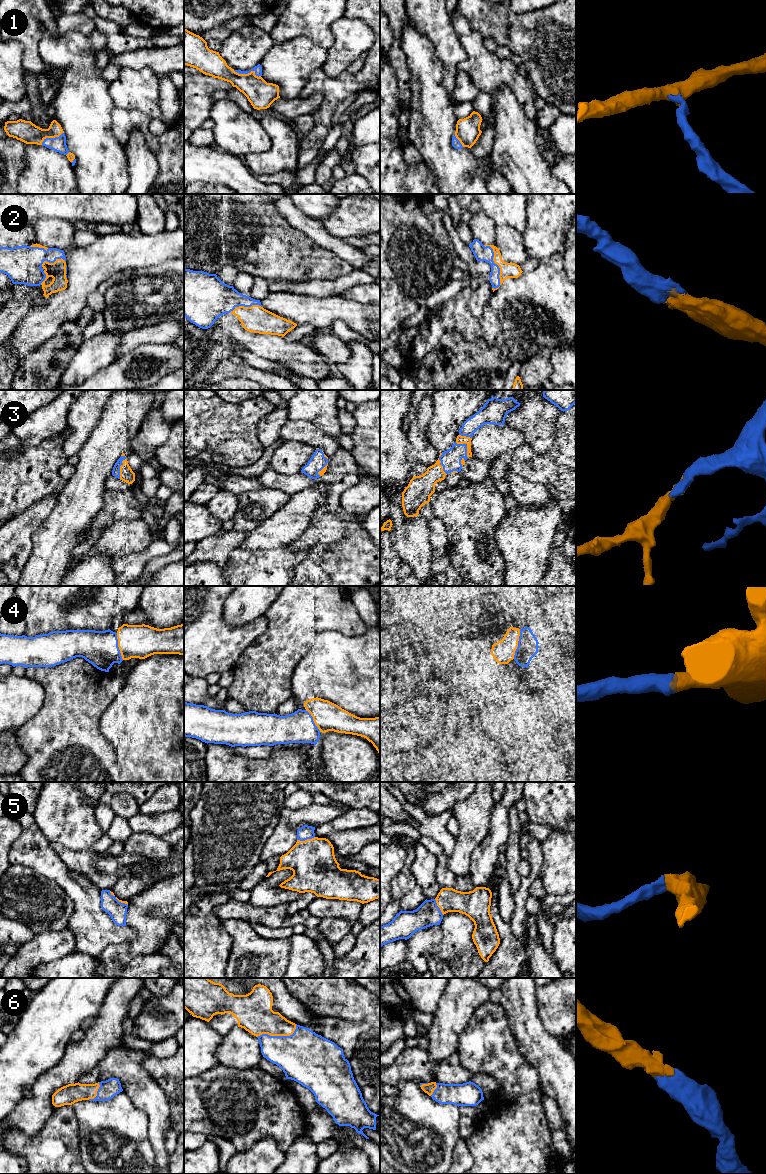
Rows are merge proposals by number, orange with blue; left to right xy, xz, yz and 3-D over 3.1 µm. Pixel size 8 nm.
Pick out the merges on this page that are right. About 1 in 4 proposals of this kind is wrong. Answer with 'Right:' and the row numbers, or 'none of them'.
Right: 1, 2, 3, 4, 5, 6

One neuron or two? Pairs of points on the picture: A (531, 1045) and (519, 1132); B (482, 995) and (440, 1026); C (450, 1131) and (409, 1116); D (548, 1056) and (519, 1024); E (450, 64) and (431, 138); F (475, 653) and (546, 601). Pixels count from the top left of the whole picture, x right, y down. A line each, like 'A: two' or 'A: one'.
A: two
B: one
C: one
D: one
E: two
F: two

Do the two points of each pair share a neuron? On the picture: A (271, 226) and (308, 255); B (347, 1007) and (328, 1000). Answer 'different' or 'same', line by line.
A: same
B: same

